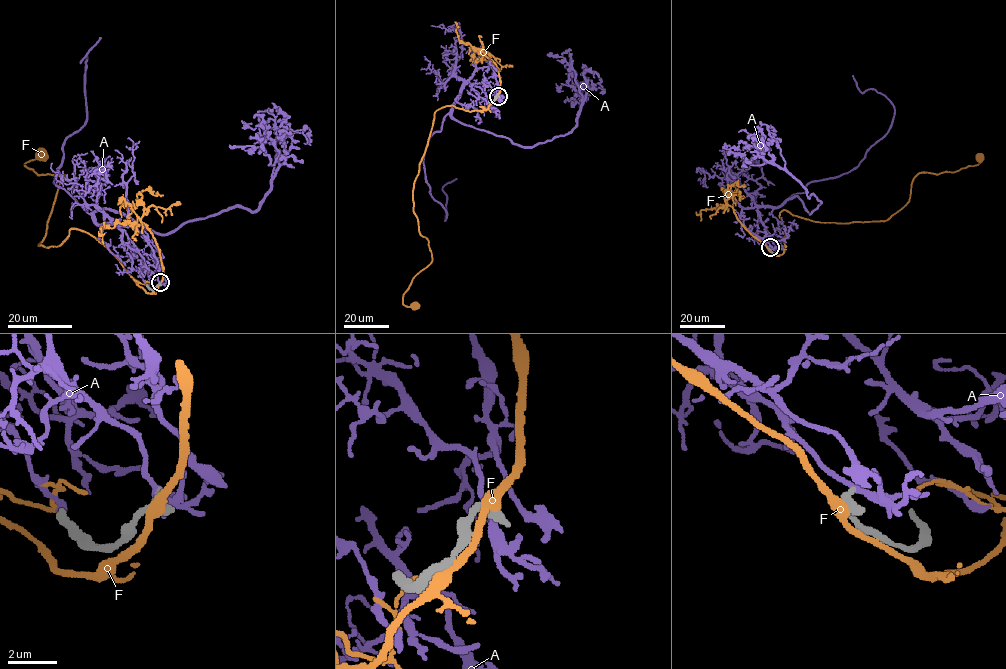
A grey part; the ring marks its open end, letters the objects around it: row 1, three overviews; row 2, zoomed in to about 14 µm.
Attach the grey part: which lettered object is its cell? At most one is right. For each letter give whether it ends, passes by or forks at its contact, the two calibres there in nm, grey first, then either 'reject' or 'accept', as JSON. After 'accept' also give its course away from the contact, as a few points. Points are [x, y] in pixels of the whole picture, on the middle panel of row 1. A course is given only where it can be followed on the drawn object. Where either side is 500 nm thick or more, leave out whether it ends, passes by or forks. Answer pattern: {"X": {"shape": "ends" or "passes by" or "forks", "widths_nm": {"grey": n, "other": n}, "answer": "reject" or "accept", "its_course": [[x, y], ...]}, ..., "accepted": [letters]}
{"A": {"shape": "passes by", "widths_nm": {"grey": 300, "other": 260}, "answer": "reject"}, "F": {"widths_nm": {"grey": 500, "other": 400}, "answer": "reject"}, "accepted": []}

